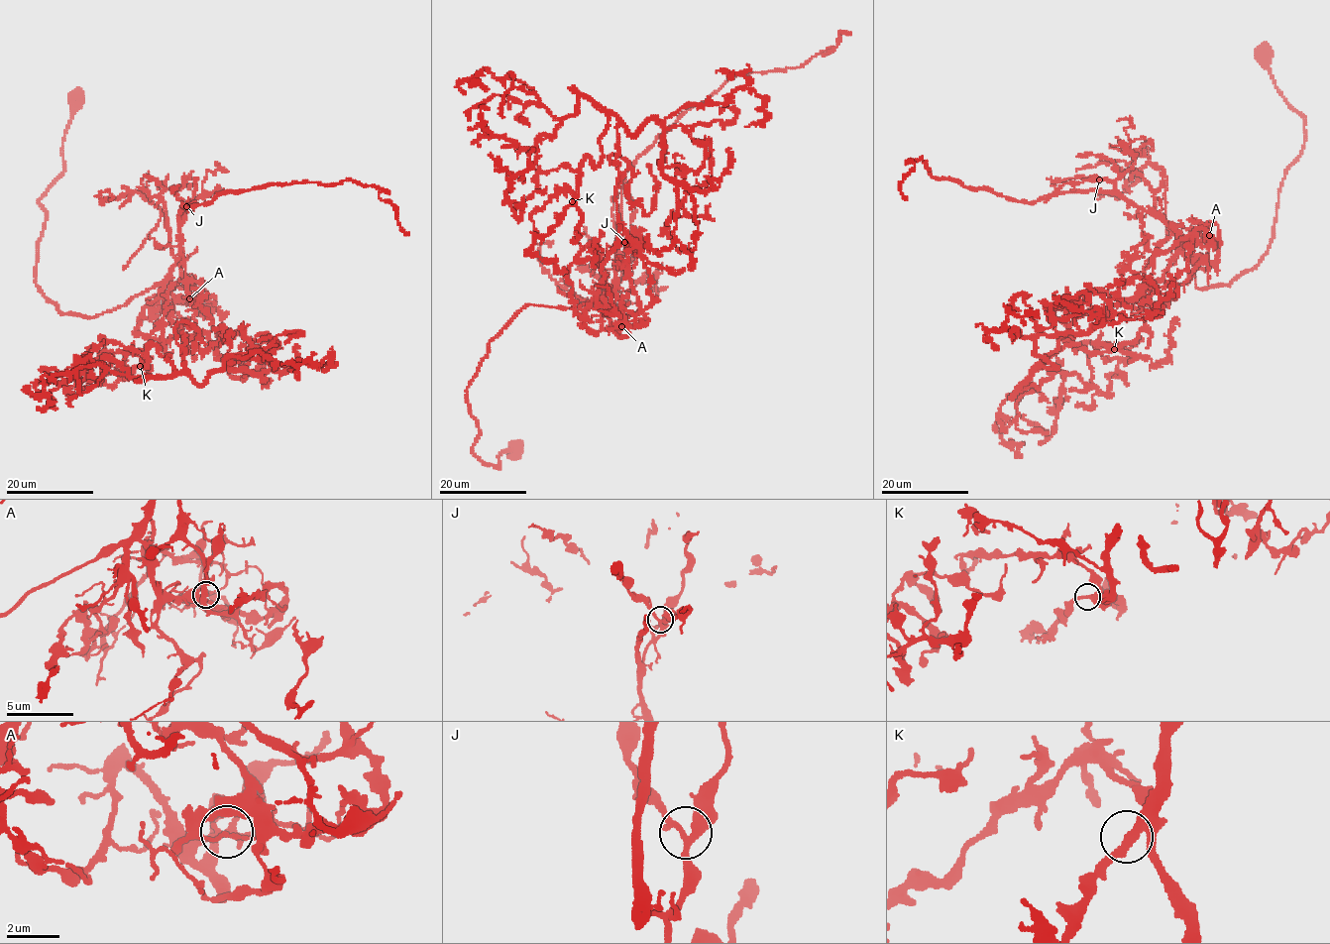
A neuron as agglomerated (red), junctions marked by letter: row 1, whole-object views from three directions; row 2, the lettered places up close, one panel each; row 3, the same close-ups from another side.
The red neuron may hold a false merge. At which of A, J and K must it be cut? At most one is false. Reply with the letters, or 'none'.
A

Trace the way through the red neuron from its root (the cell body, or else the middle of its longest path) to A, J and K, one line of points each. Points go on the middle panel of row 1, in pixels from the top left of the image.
A: (516, 450), (498, 467), (473, 451), (466, 391), (493, 338), (529, 304), (603, 299), (621, 326)
J: (516, 450), (498, 467), (473, 451), (466, 391), (488, 346), (527, 305), (570, 308), (608, 293), (624, 242)
K: (516, 450), (498, 467), (477, 457), (466, 391), (523, 307), (597, 297), (574, 310), (572, 201)

